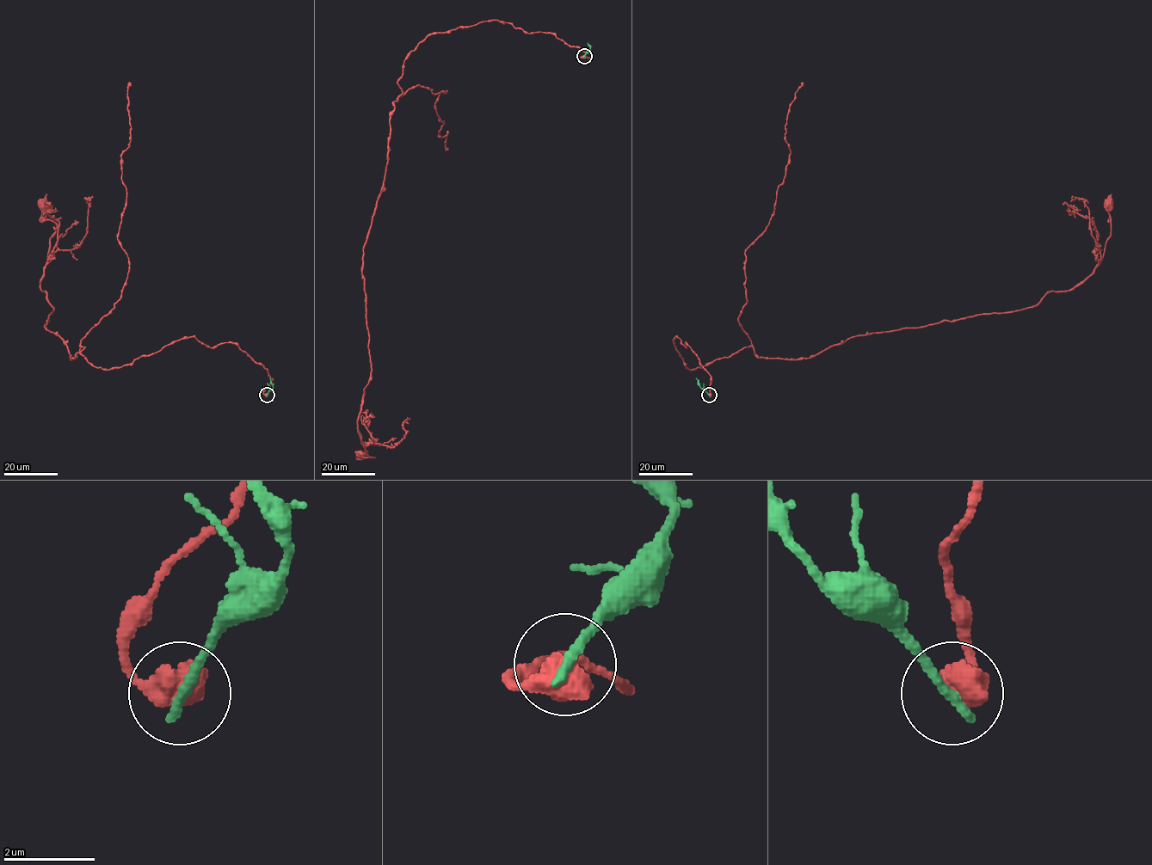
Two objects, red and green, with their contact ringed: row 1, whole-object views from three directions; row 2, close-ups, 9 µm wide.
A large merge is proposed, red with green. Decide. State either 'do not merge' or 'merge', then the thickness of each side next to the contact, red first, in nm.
do not merge | 750/260 nm

